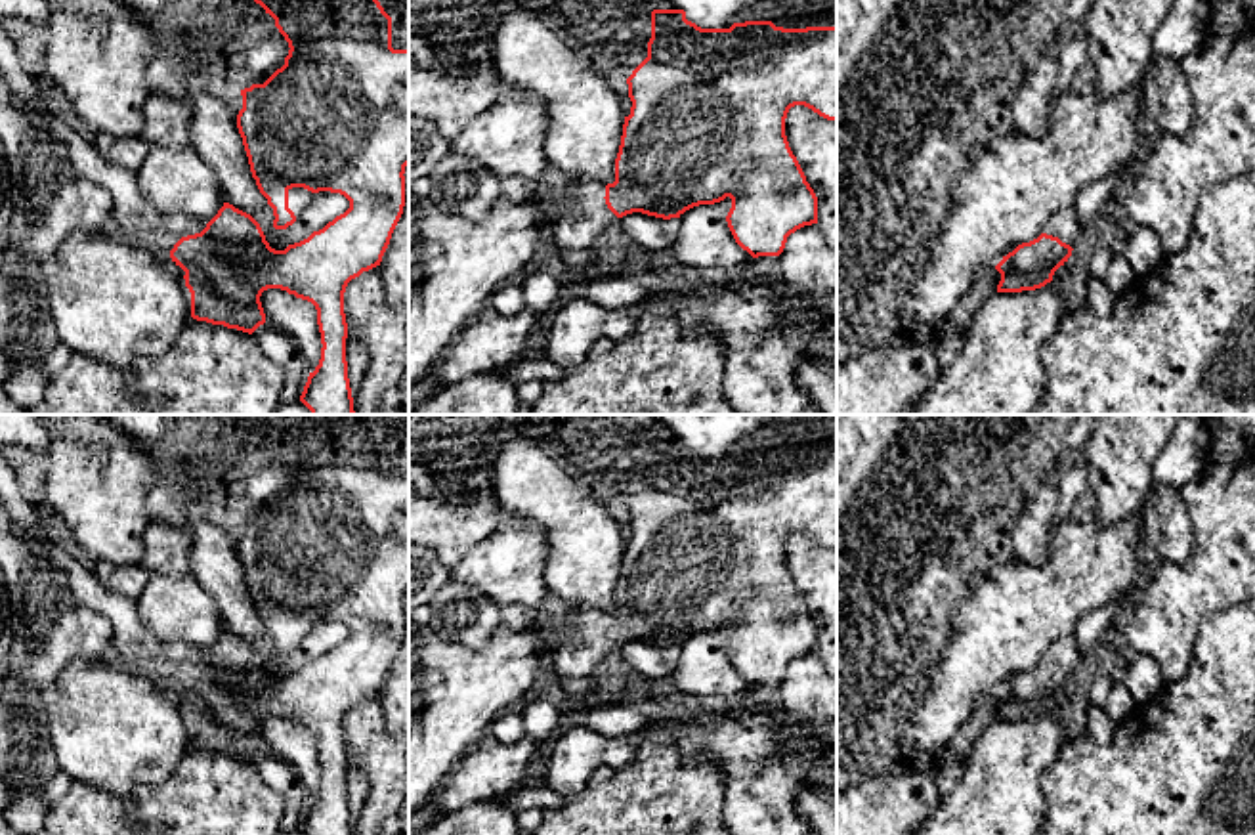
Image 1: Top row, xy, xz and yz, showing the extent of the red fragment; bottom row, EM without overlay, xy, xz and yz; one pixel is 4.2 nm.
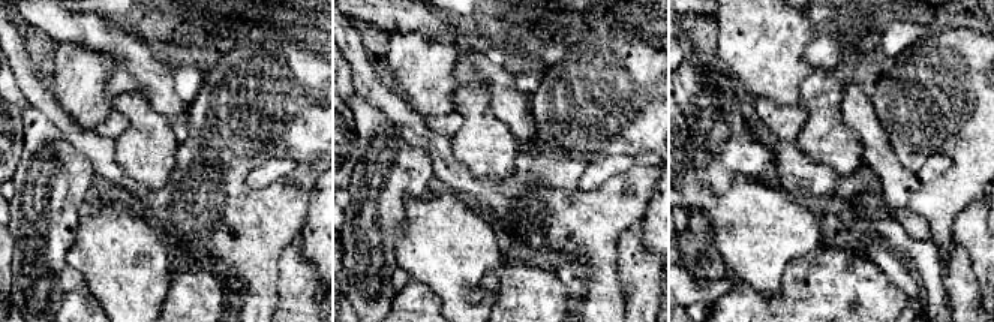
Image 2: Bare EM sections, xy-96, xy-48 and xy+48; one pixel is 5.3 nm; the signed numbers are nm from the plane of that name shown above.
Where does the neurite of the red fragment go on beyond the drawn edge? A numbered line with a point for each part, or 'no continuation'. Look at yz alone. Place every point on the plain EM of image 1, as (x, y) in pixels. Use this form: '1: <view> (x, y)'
1: yz (1064, 652)

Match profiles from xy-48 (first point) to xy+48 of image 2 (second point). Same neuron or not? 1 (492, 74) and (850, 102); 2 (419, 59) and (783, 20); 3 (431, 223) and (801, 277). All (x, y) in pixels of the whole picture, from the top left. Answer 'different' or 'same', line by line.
1: same
2: same
3: different

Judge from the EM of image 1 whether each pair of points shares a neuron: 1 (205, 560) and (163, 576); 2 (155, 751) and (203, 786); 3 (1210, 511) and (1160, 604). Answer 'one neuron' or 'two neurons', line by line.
1: two neurons
2: two neurons
3: one neuron

